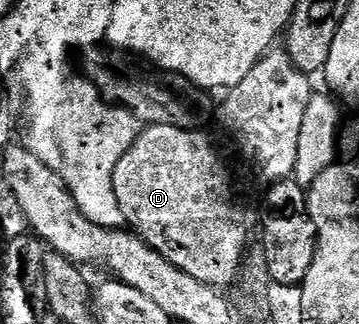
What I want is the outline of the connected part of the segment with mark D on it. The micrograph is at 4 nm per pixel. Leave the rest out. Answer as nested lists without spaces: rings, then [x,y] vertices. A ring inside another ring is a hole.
[[[269,50],[268,54],[254,65],[254,69],[250,69],[250,73],[246,73],[246,77],[242,77],[242,81],[238,81],[238,85],[232,88],[226,103],[218,108],[220,120],[216,123],[216,132],[213,135],[207,135],[204,131],[192,131],[196,129],[189,129],[188,127],[175,127],[169,123],[153,123],[141,130],[139,137],[134,141],[134,145],[130,145],[130,149],[126,149],[126,153],[122,153],[122,159],[118,161],[118,165],[114,169],[112,177],[114,197],[118,199],[118,209],[122,211],[125,224],[135,234],[139,235],[149,247],[153,247],[167,263],[174,265],[182,273],[194,277],[195,281],[200,281],[215,289],[231,288],[240,272],[246,248],[250,243],[248,241],[248,211],[240,204],[240,198],[247,191],[254,190],[255,187],[261,186],[260,188],[263,188],[265,185],[279,183],[280,180],[289,178],[296,170],[298,135],[302,133],[302,121],[306,118],[306,107],[310,105],[314,88],[312,88],[311,81],[308,80],[311,78],[305,72],[297,69],[287,50],[276,50]]]

